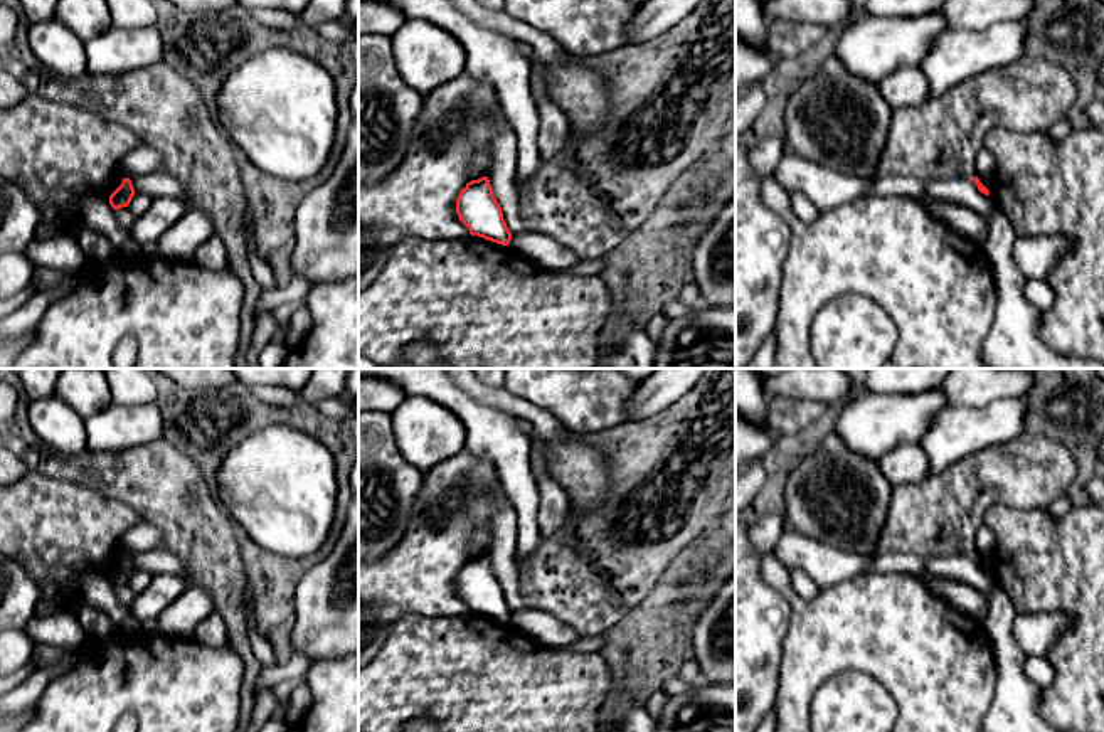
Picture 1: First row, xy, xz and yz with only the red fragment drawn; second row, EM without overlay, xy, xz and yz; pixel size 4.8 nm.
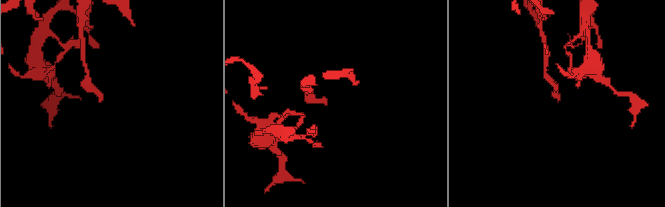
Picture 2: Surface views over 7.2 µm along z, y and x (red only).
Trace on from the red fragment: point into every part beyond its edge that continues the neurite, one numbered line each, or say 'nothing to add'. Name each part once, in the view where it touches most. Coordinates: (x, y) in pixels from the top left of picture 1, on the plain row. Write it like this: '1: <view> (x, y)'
nothing to add

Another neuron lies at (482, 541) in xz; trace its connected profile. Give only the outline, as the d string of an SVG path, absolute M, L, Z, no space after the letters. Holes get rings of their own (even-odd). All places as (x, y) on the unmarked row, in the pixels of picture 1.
M480 528L471 540L470 559L486 554L491 547L491 528Z

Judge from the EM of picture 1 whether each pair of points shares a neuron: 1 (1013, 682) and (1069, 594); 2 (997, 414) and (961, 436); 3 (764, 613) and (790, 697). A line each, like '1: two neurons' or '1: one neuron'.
1: two neurons
2: one neuron
3: two neurons

